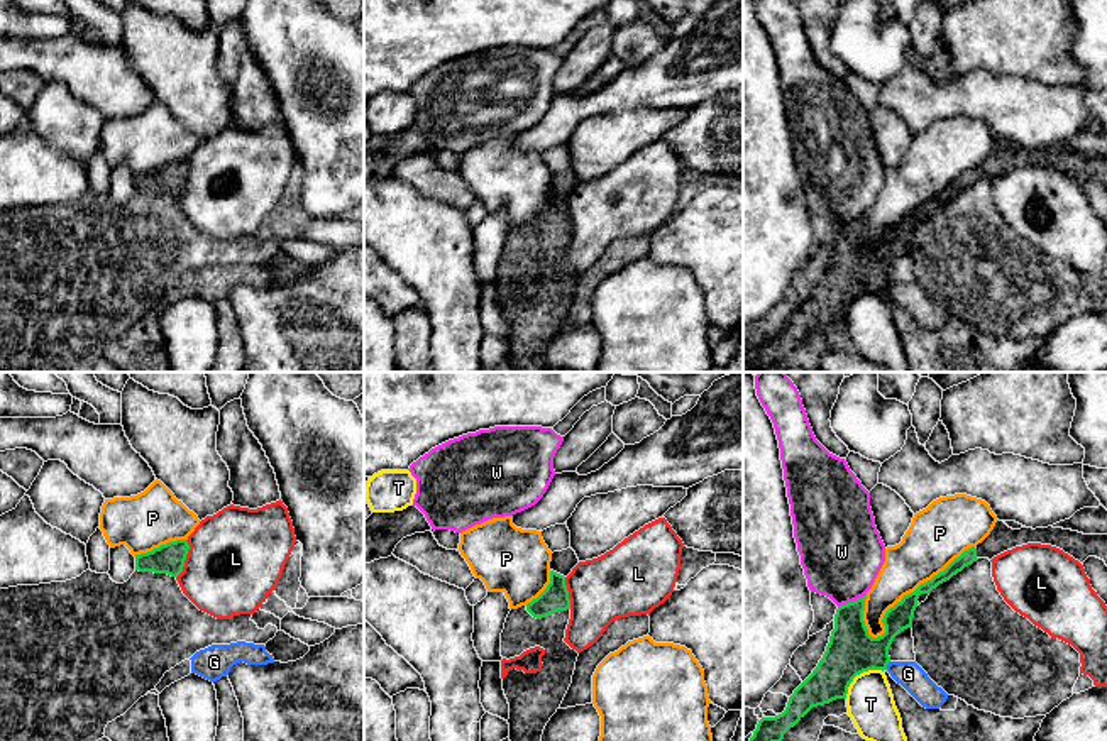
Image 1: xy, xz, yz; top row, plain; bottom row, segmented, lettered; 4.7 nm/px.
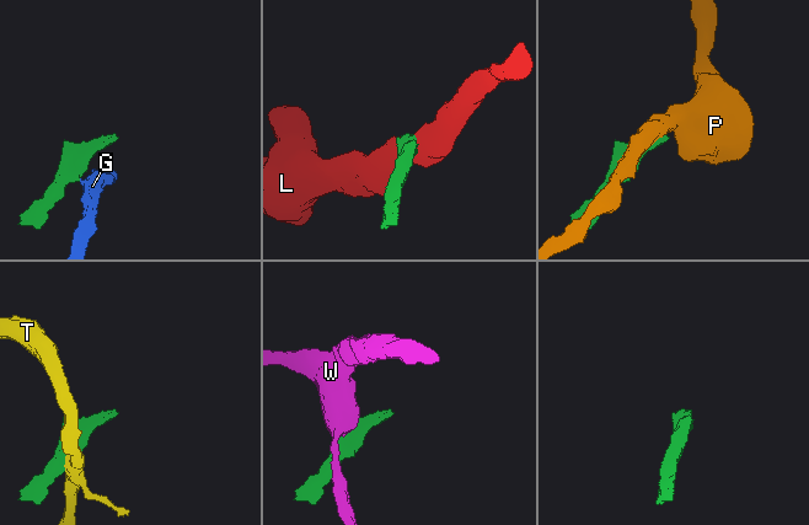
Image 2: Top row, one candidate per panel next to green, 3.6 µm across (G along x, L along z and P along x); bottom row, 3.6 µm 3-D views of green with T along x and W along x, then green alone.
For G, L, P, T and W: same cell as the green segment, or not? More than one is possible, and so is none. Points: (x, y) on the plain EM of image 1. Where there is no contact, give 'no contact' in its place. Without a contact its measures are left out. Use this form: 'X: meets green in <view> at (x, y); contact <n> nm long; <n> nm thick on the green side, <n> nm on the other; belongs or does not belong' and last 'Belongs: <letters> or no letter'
G: meets green in yz at (887, 285); contact 50 nm long; 220 nm thick on the green side, 120 nm on the other; does not belong
L: meets green in xy at (185, 180); contact 190 nm long; 140 nm thick on the green side, 460 nm on the other; does not belong
P: meets green in yz at (911, 214); contact 650 nm long; 120 nm thick on the green side, 260 nm on the other; does not belong
T: meets green in yz at (859, 295); contact 220 nm long; 220 nm thick on the green side, 220 nm on the other; does not belong
W: meets green in yz at (853, 222); contact 150 nm long; 220 nm thick on the green side, 400 nm on the other; does not belong
Belongs: no letter

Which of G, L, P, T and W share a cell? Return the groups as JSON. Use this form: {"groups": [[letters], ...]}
{"groups": [["G"], ["L"], ["P"], ["T"], ["W"]]}

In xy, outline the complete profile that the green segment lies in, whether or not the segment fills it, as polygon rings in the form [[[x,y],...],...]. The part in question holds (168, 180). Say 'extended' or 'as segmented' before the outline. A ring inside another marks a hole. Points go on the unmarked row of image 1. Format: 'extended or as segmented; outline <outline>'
as segmented; outline [[[186,161],[169,162],[152,173],[135,176],[135,191],[178,198],[183,193],[188,171]]]

